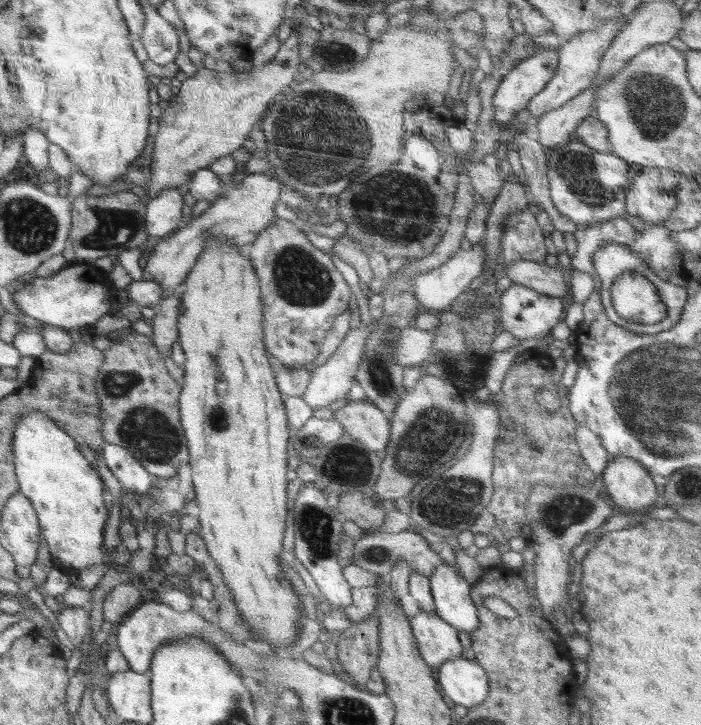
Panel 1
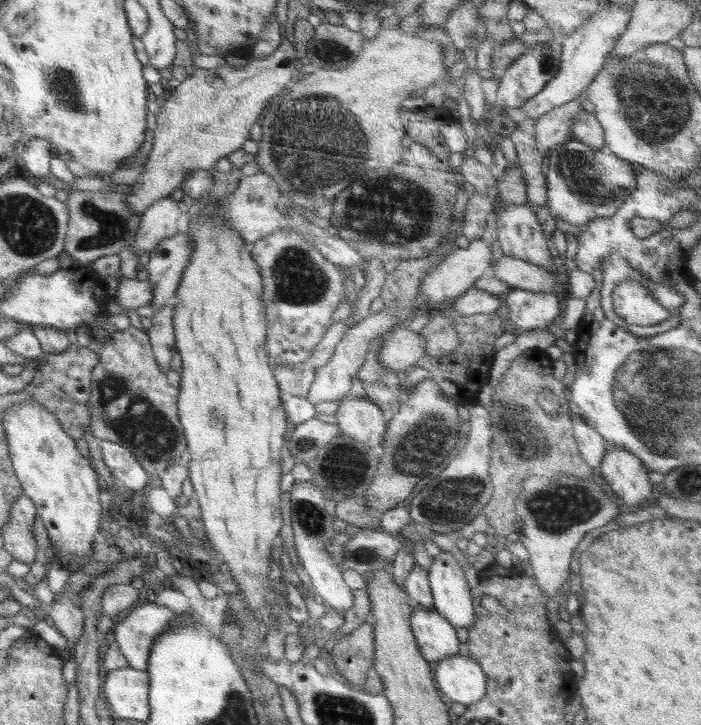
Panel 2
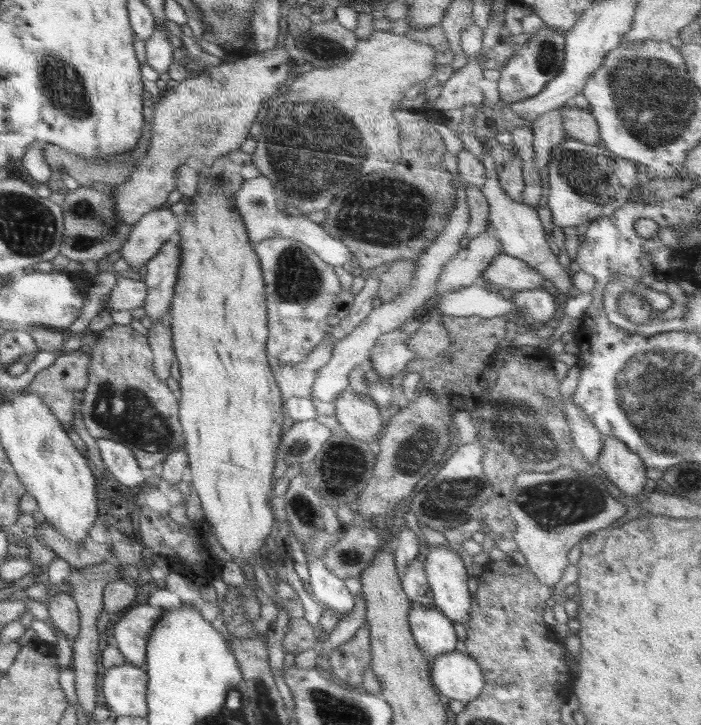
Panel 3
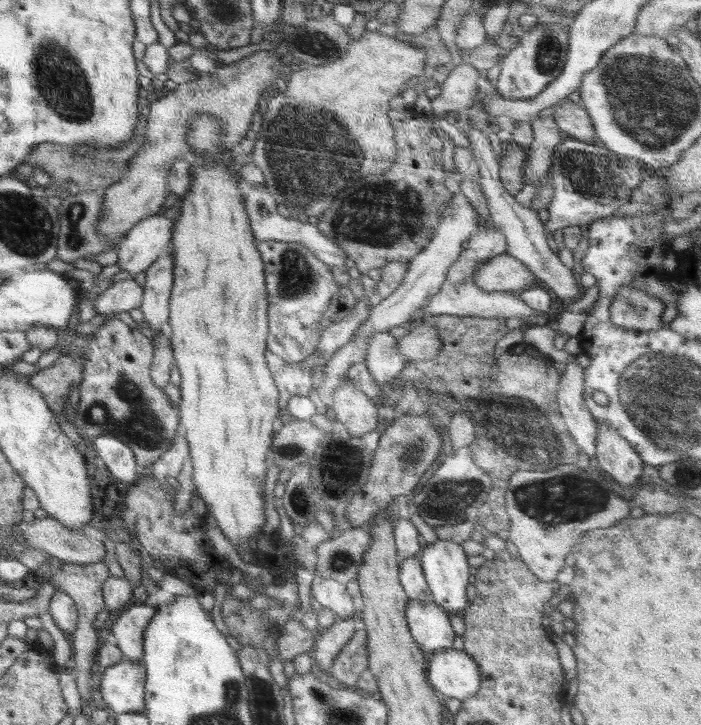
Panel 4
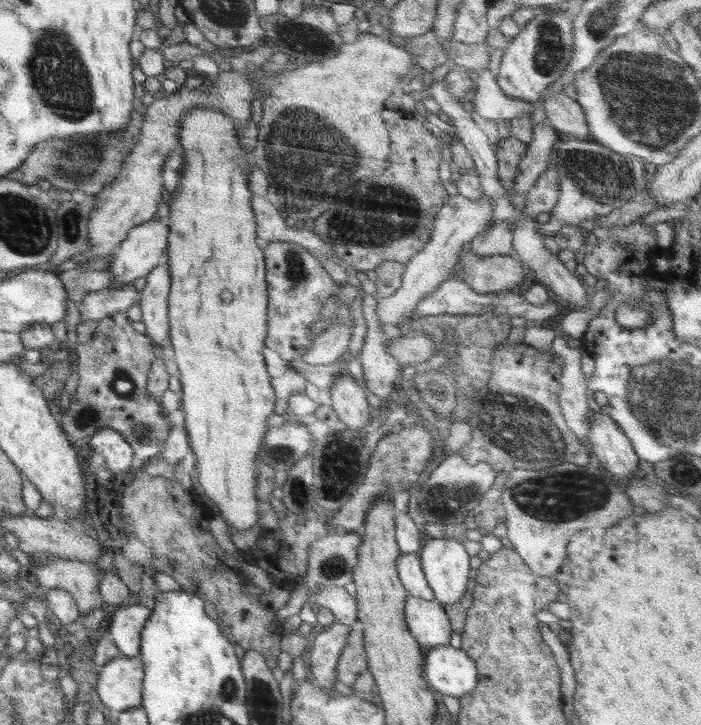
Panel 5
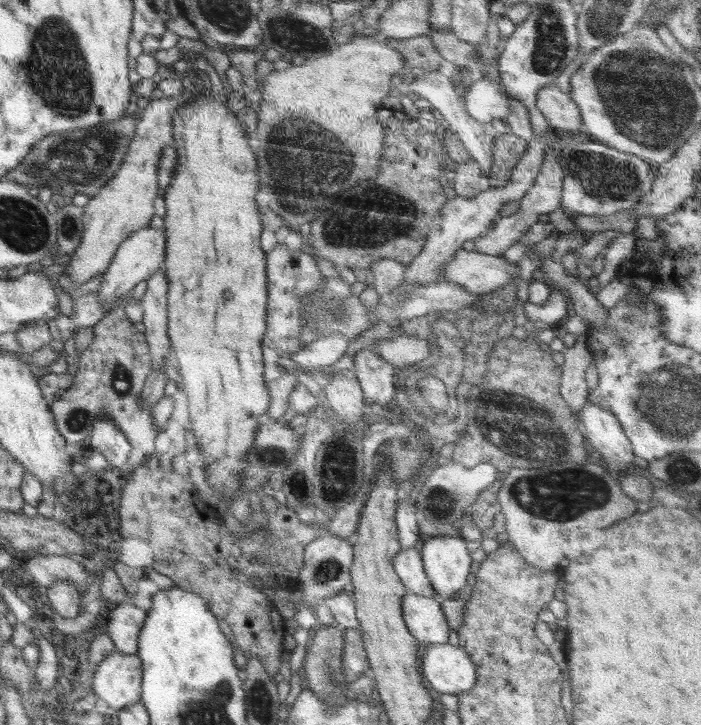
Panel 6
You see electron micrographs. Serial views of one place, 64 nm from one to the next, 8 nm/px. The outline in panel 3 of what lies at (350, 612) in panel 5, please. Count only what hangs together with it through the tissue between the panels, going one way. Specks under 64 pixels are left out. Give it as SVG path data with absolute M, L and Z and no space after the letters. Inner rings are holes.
M308 557L307 562L311 594L324 603L326 608L346 616L354 608L354 595L346 588L345 581L339 579L326 567L322 557Z

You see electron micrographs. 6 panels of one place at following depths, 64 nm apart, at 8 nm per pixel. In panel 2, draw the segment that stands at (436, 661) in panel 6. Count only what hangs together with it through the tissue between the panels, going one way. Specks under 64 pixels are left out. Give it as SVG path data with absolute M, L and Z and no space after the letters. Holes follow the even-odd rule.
M460 654L448 656L433 665L435 684L449 699L450 703L456 702L464 704L475 704L486 694L486 676L480 665L470 656L465 657Z

